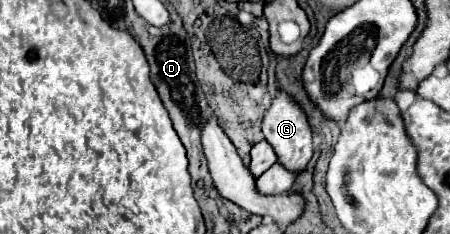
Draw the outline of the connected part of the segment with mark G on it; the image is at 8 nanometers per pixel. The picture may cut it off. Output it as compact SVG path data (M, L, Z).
M279 92L269 110L267 110L267 116L263 118L263 134L265 134L265 140L273 146L275 154L277 154L277 162L283 164L283 168L287 168L289 172L303 172L307 162L311 160L313 156L313 140L311 140L311 128L307 124L307 116L303 114L303 110L285 94L285 92Z

